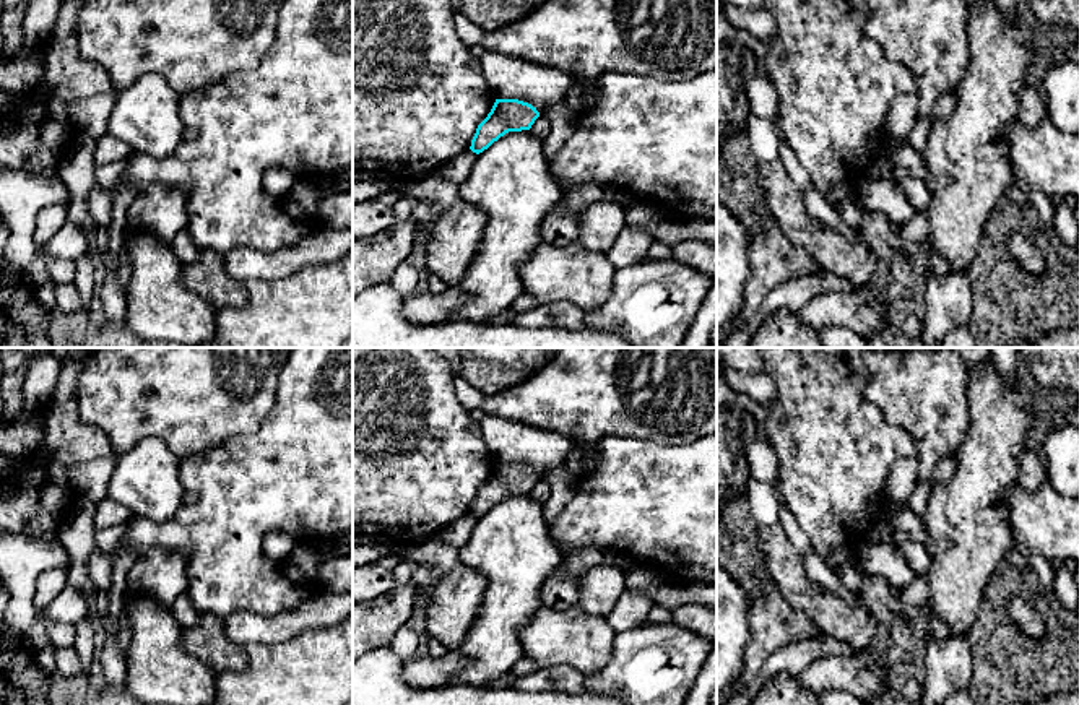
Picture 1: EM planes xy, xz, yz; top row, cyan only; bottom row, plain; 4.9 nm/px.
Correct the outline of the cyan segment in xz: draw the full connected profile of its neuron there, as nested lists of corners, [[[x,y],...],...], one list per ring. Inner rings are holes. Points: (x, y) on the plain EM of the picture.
[[[496,463],[488,481],[478,489],[470,513],[479,518],[509,495],[530,494],[538,481],[540,476],[528,466]]]

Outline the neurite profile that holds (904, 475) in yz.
[[[916,456],[897,460],[889,473],[886,486],[886,504],[907,504],[912,491],[918,482],[920,463]]]

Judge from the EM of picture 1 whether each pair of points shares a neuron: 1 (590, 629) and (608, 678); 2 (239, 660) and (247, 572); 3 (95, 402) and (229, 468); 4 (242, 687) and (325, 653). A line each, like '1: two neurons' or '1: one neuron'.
1: two neurons
2: two neurons
3: two neurons
4: one neuron

